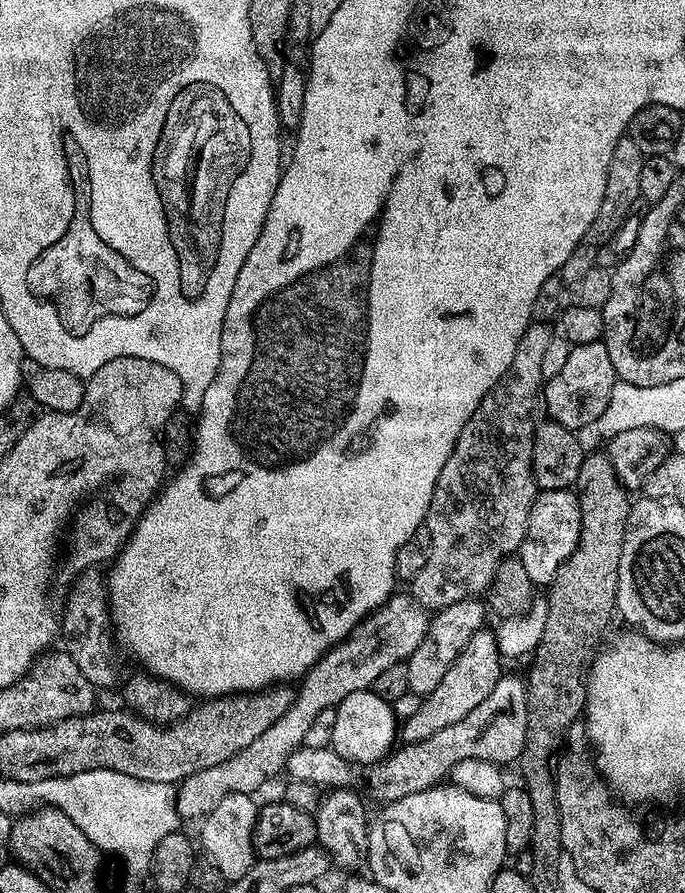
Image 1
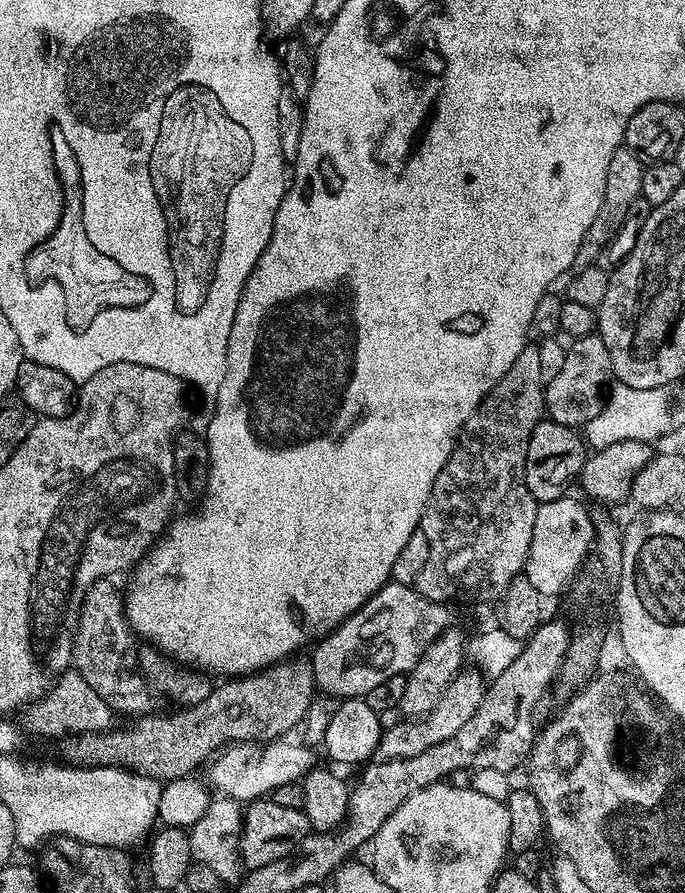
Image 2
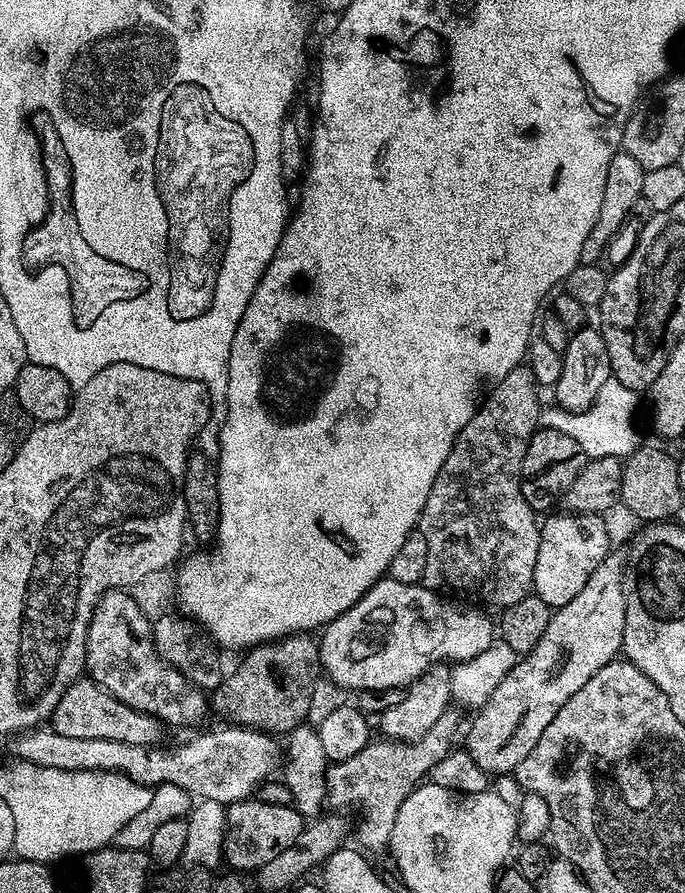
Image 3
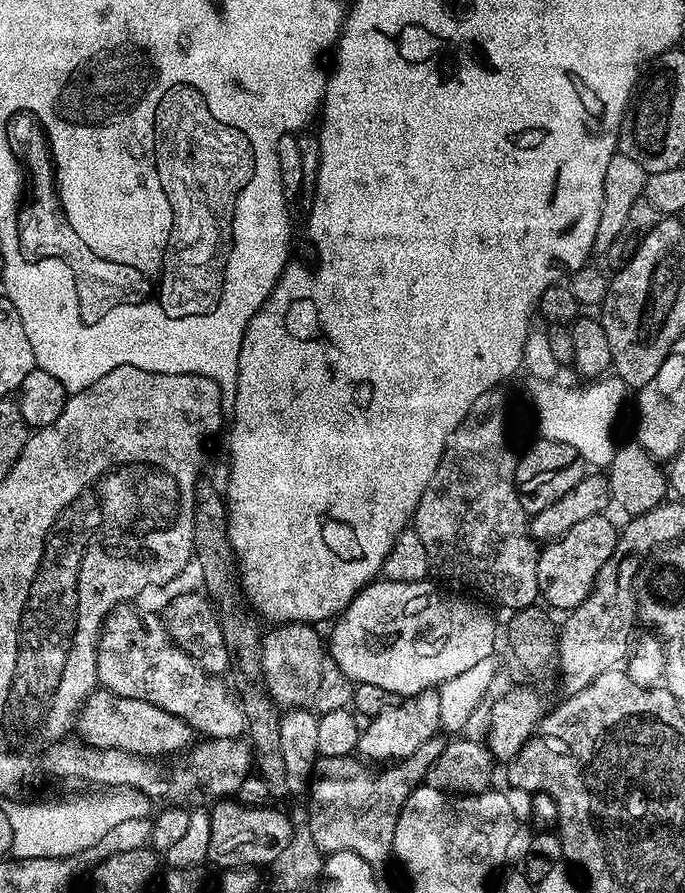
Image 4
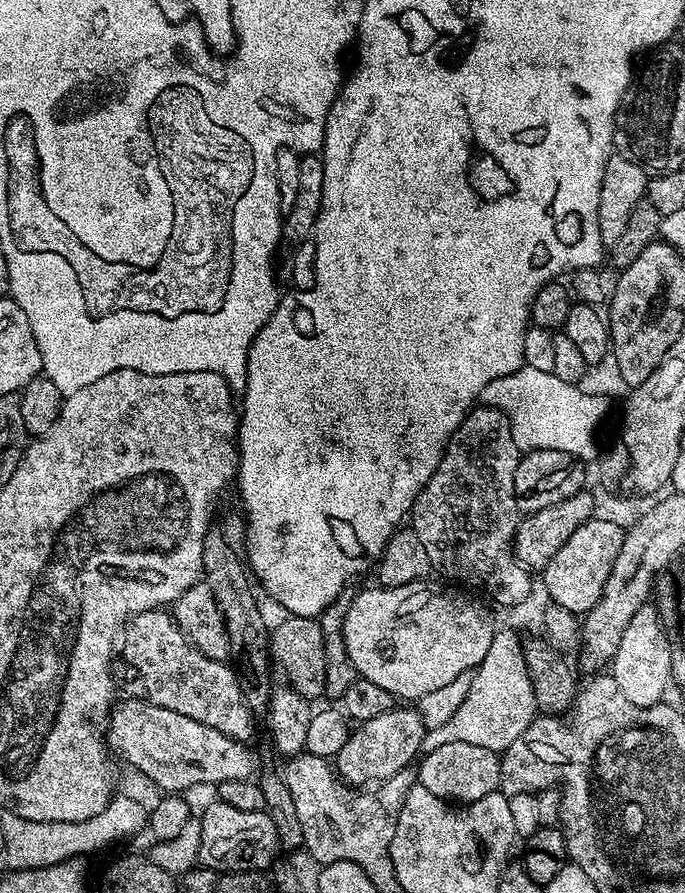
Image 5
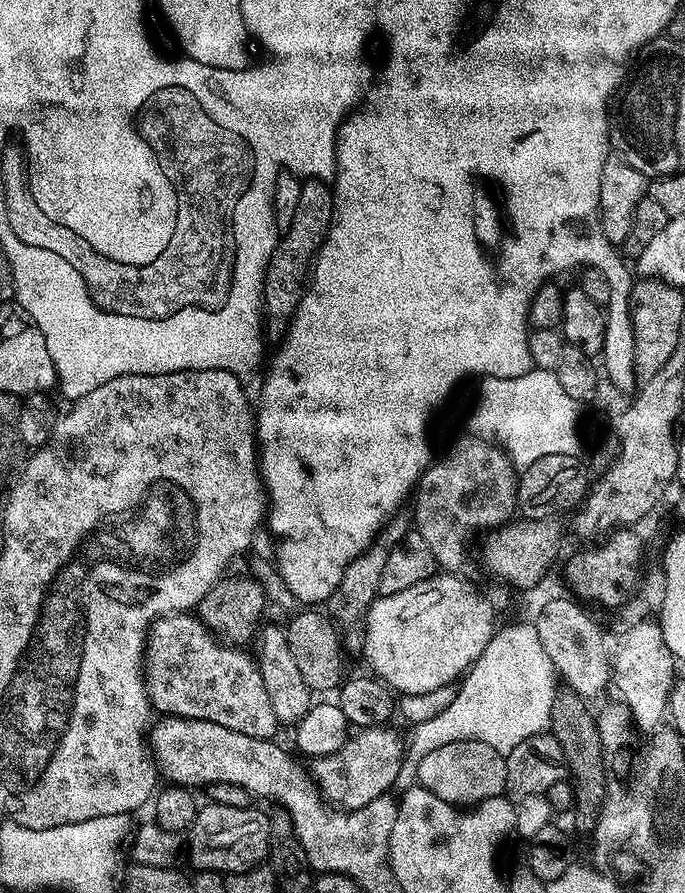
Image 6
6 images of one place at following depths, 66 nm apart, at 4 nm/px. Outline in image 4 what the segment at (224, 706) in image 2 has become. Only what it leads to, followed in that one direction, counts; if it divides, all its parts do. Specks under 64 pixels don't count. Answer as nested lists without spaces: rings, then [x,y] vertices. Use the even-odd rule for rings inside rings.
[[[280,622],[260,638],[260,671],[265,691],[281,709],[308,708],[314,702],[326,644],[313,625],[303,622]],[[277,627],[277,628],[276,628]]]

